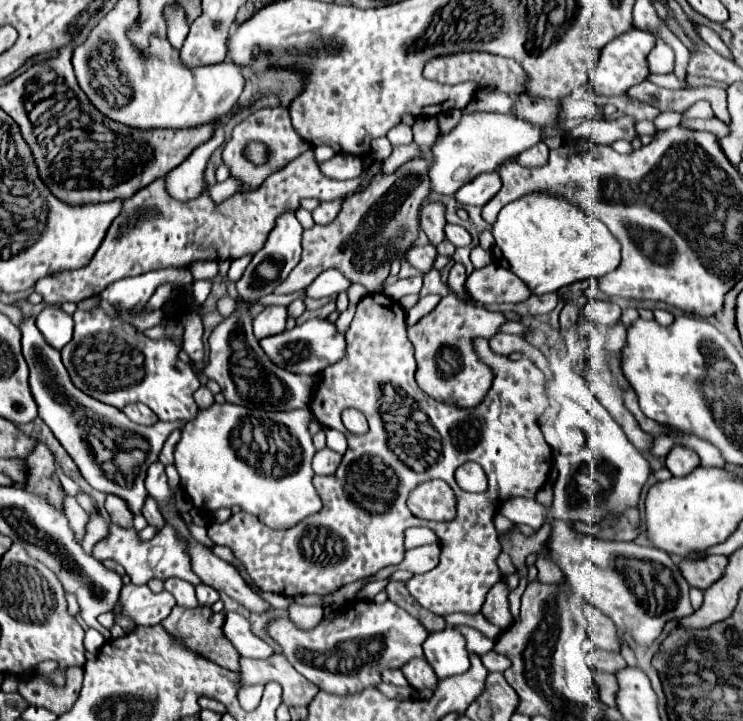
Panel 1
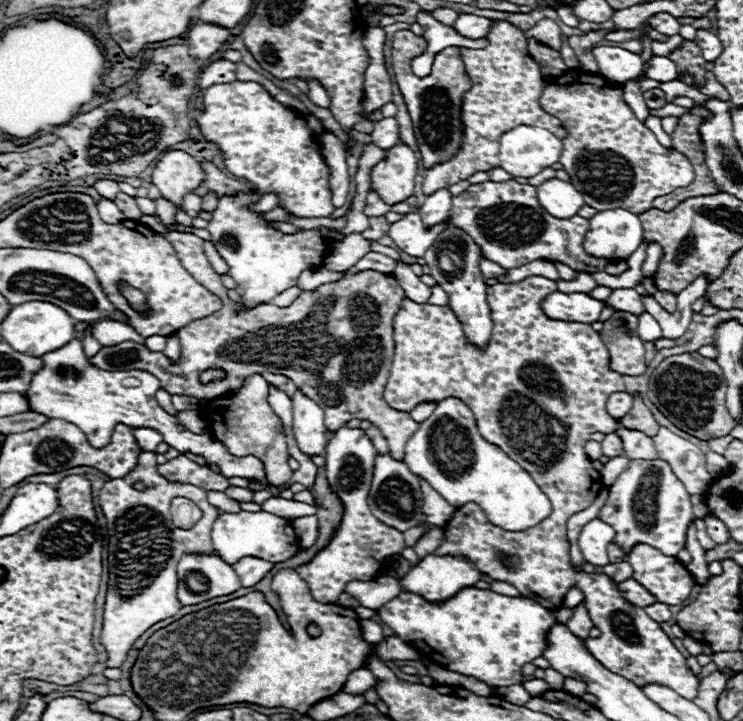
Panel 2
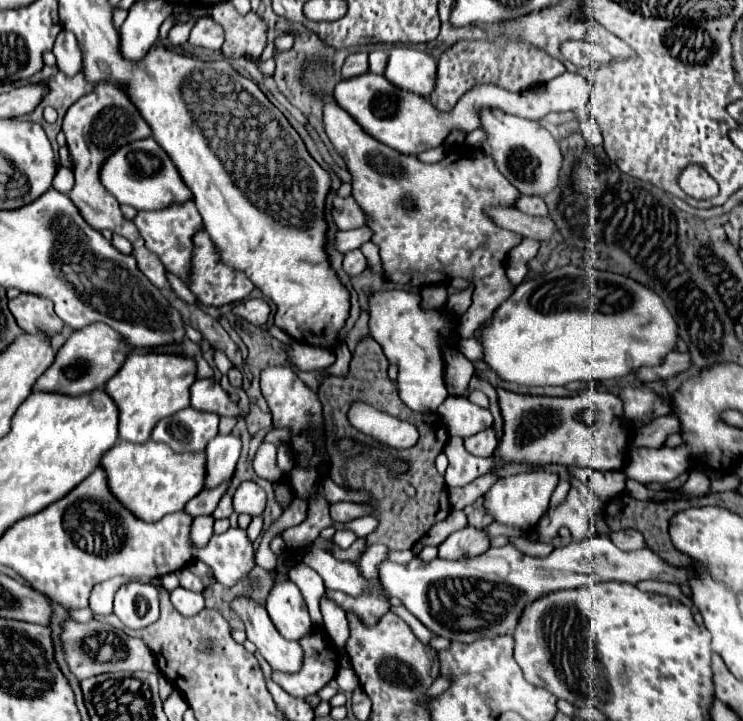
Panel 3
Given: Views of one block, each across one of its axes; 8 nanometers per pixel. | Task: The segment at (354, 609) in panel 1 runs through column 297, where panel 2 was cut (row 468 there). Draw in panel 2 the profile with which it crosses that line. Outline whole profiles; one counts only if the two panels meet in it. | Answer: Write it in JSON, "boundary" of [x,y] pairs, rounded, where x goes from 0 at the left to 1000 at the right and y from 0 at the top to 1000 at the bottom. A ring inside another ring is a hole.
{"boundary":[[[848,638],[845,649],[818,677],[818,693],[808,718],[824,727],[829,738],[826,755],[834,755],[840,766],[845,766],[851,755],[867,752],[899,771],[910,771],[913,763],[923,757],[923,735],[934,713],[929,685],[894,638]]]}

